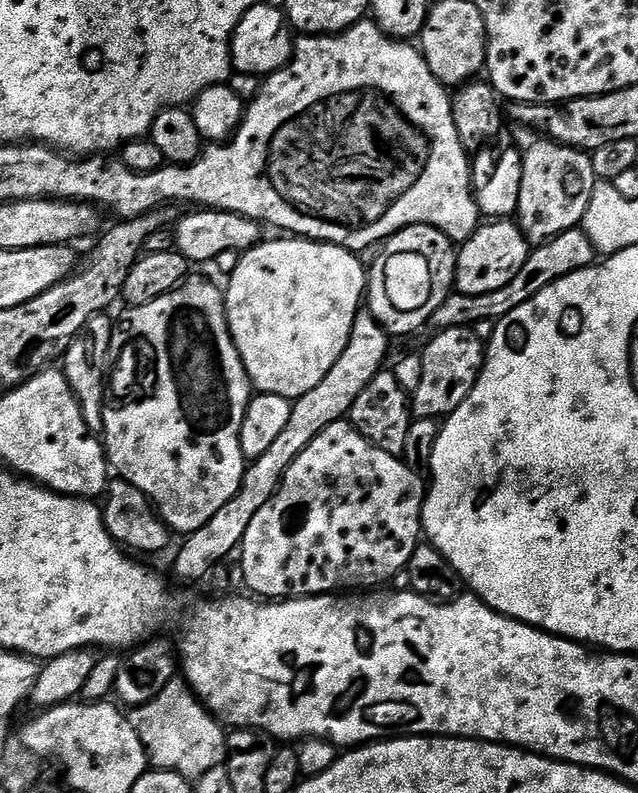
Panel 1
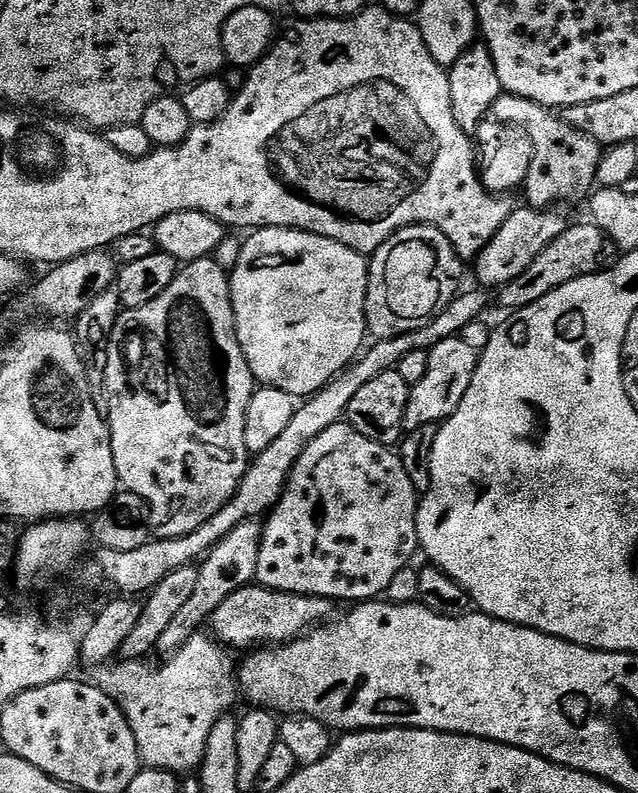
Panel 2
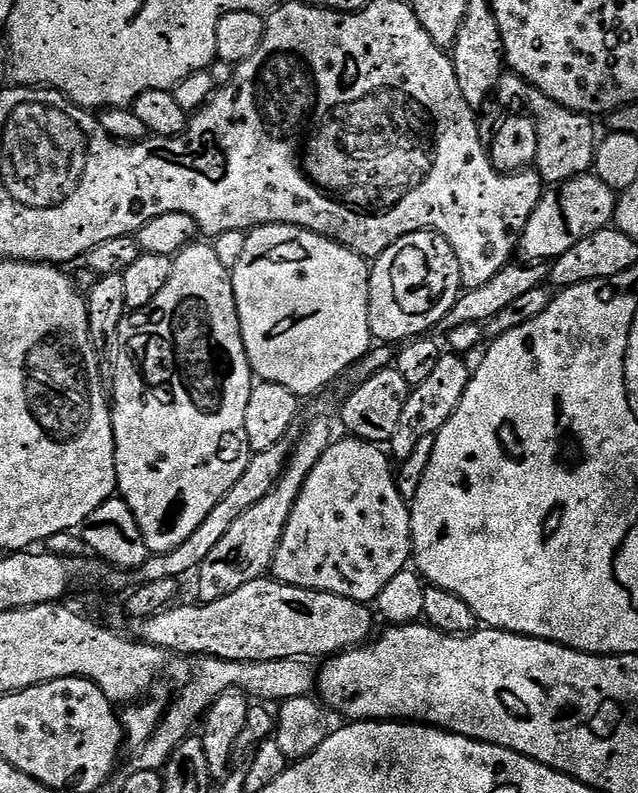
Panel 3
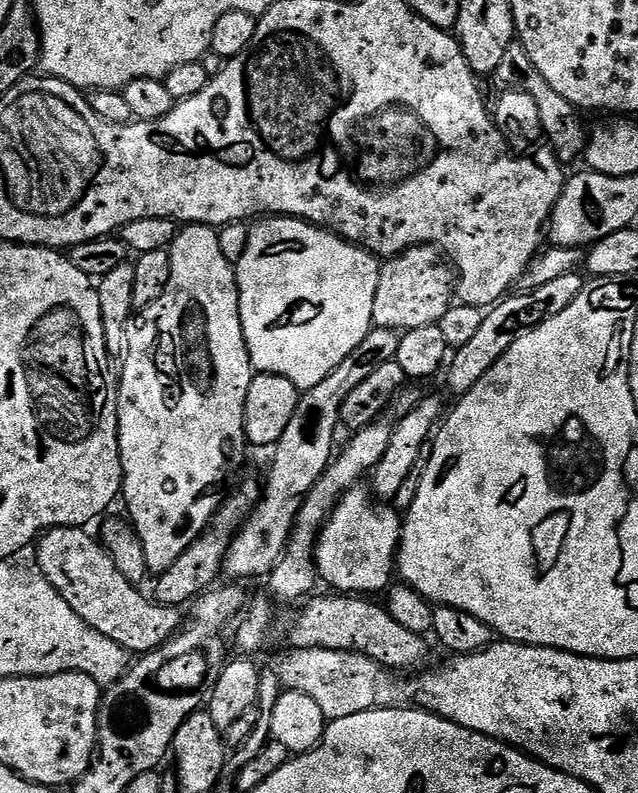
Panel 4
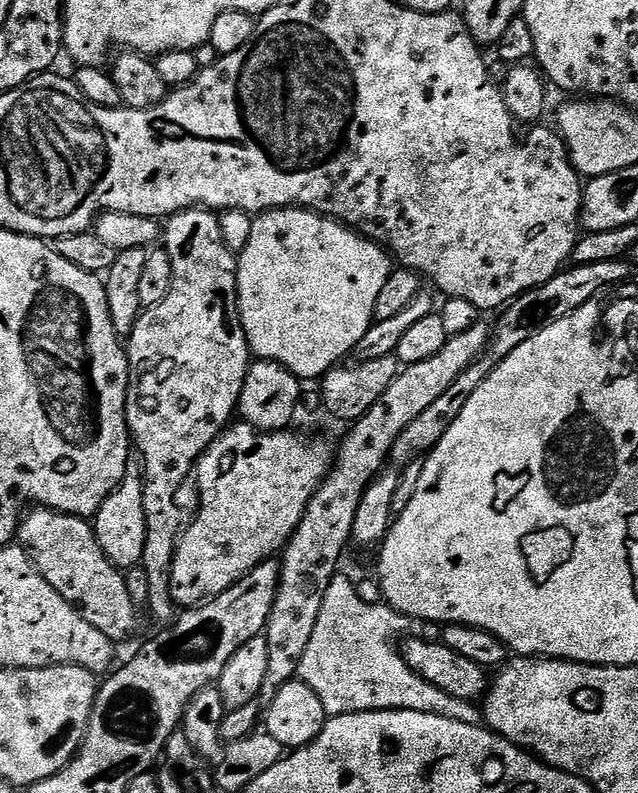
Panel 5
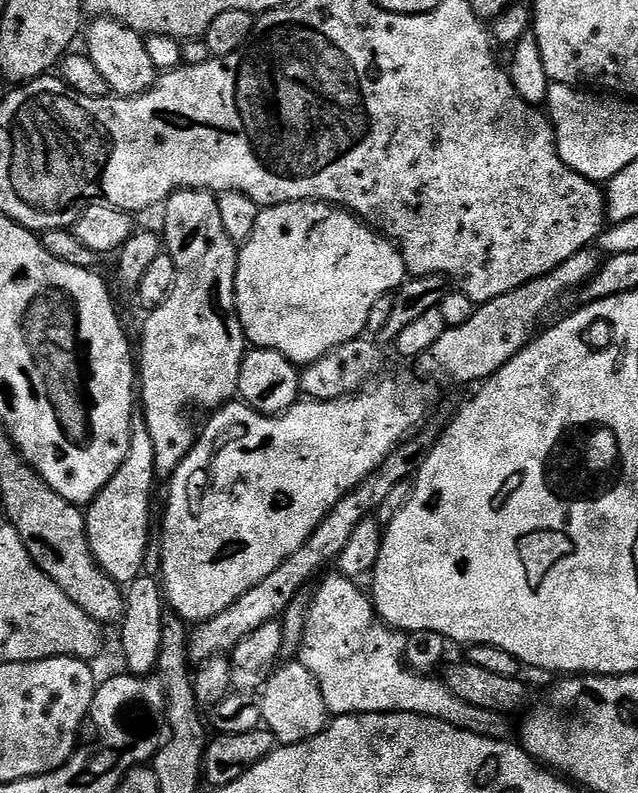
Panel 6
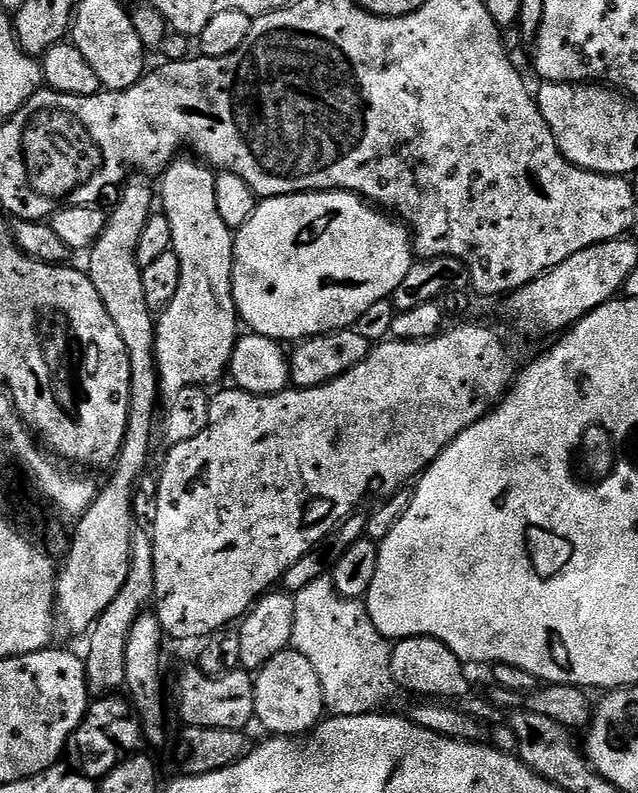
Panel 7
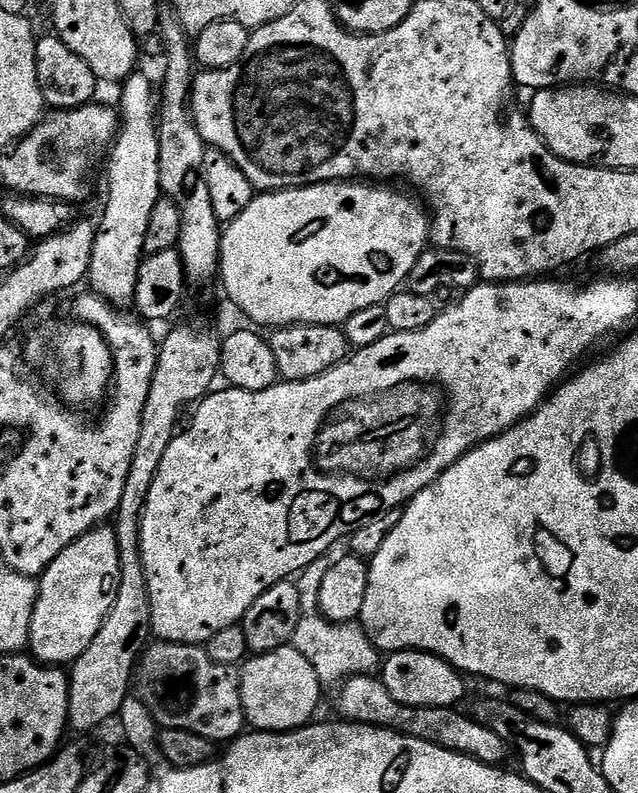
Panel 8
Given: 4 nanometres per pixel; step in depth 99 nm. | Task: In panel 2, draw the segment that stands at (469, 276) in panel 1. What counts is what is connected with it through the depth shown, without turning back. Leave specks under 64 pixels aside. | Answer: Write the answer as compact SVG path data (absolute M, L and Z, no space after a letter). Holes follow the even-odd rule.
M531 206L517 207L506 218L502 230L494 234L488 245L480 251L479 256L474 261L476 276L481 280L483 287L488 290L499 290L510 281L516 280L550 242L567 230L569 221L564 220L564 216L558 210L537 210Z

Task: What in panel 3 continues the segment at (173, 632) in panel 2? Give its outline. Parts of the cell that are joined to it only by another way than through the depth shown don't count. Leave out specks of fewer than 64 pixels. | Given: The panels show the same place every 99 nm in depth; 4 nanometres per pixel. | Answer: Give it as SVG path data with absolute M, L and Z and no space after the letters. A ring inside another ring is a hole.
M314 421L305 430L300 444L298 440L295 445L288 467L280 475L280 481L274 486L274 490L270 490L270 494L266 494L266 498L262 498L258 506L250 506L250 510L246 510L246 514L242 514L242 518L238 518L238 522L234 522L234 526L226 530L222 542L218 542L218 546L214 546L210 554L206 554L206 562L200 564L195 577L196 592L203 603L218 602L218 598L234 594L238 586L246 586L246 582L261 579L271 569L278 546L282 542L282 534L286 530L286 522L294 510L294 502L298 494L302 494L302 486L310 470L318 466L318 458L326 454L333 439L334 433L326 421Z

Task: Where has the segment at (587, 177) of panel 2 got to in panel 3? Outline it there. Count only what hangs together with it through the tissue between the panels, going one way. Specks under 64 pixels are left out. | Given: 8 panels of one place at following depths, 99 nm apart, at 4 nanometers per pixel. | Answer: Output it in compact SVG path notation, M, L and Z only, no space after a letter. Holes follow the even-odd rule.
M508 70L500 78L500 87L494 93L495 99L524 100L527 115L532 117L538 130L538 150L536 151L535 169L541 179L549 185L555 186L562 181L576 176L587 175L595 165L598 149L598 135L596 124L587 112L575 112L558 102L554 98L546 98L542 90L538 90L526 78L517 72Z

